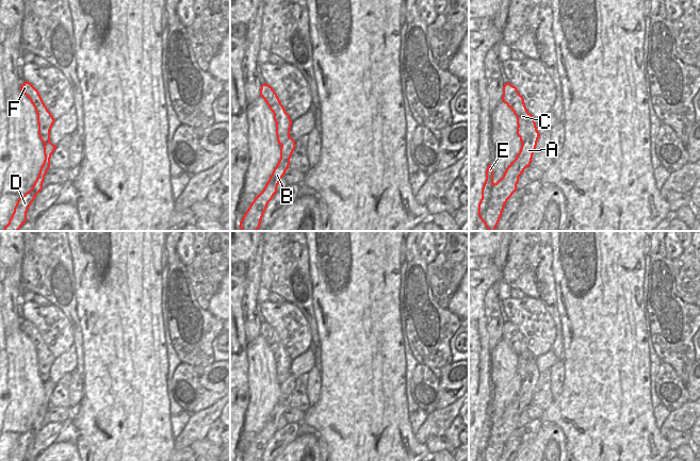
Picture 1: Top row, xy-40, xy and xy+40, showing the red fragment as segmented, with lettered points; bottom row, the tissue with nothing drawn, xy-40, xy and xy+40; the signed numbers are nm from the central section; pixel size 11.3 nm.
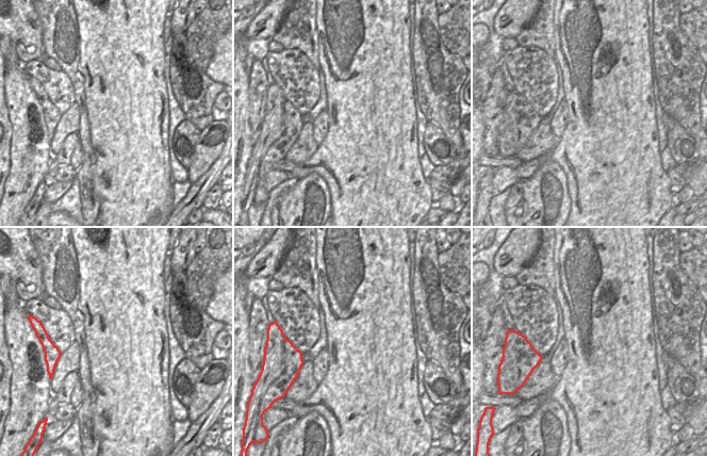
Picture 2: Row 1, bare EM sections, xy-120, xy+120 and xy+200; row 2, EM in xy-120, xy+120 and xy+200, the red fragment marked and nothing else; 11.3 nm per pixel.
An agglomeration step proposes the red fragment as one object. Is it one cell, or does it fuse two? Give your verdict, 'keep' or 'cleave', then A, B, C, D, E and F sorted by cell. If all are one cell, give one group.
cleave; A B D / C E F

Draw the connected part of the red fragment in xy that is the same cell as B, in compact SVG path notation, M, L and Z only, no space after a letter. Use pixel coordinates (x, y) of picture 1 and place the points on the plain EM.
M292 376L281 383L280 397L267 422L265 423L263 429L254 438L240 461L261 461L268 441L277 431L277 425L280 421L280 417L284 414L286 409L289 407L290 397L294 388L295 379Z

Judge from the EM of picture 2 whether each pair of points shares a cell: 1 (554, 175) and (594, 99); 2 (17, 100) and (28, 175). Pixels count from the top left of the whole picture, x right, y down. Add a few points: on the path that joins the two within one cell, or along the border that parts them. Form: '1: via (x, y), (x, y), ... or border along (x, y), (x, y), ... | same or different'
1: border along (535, 172), (554, 161), (568, 189) | different
2: via (27, 118), (28, 157) | same

